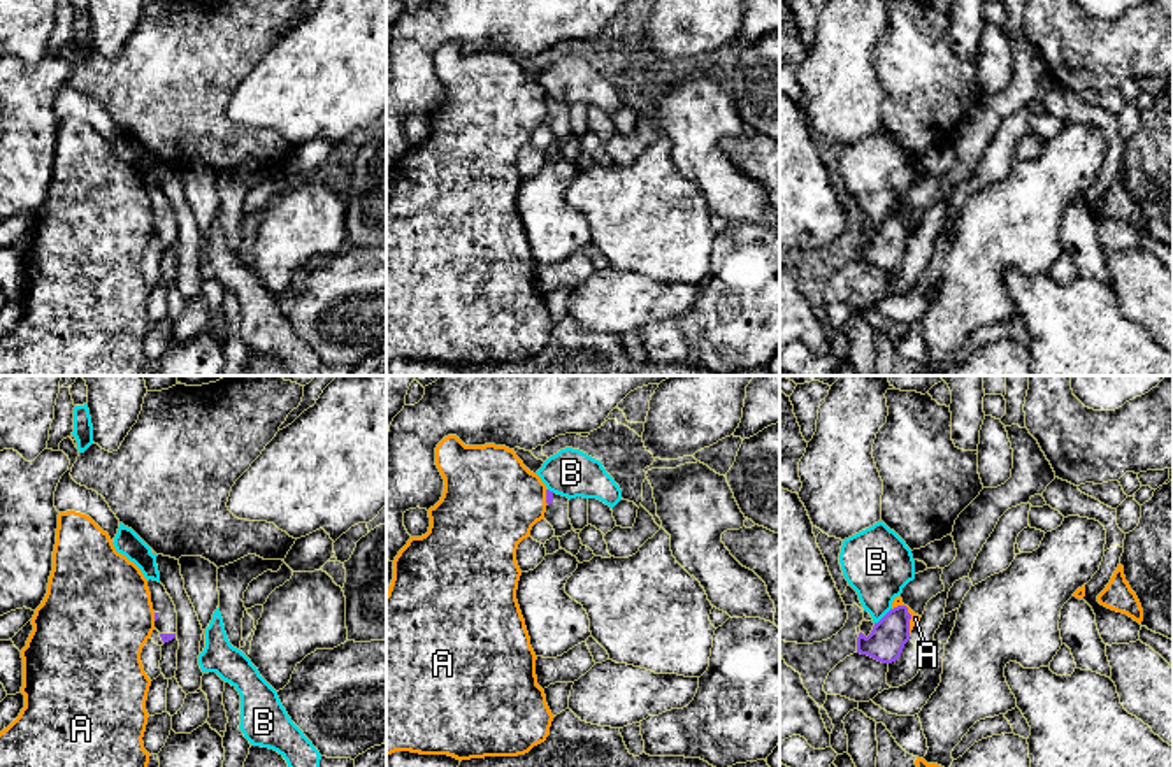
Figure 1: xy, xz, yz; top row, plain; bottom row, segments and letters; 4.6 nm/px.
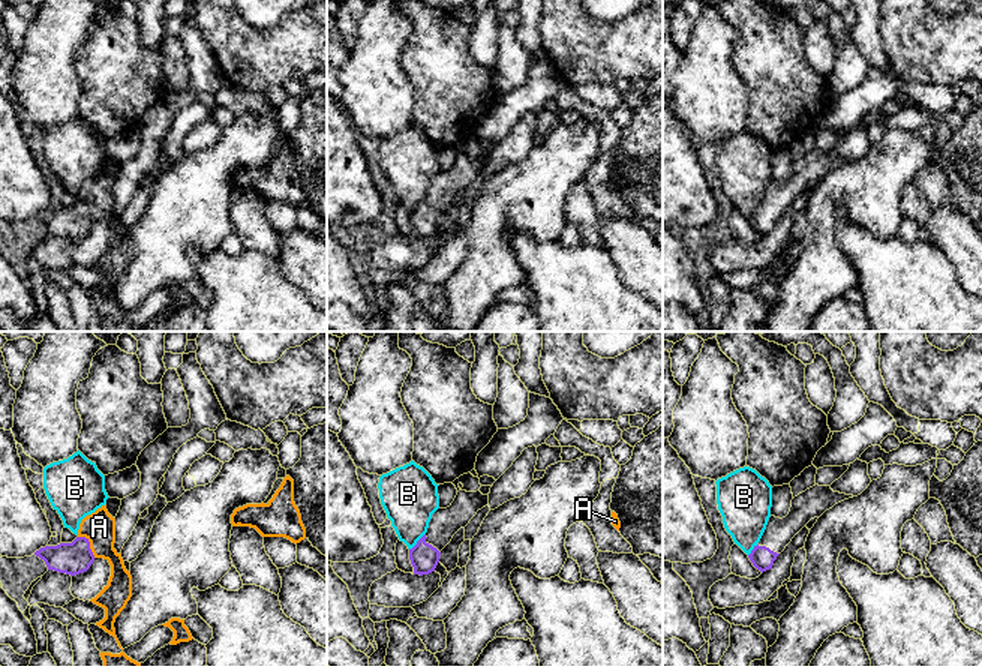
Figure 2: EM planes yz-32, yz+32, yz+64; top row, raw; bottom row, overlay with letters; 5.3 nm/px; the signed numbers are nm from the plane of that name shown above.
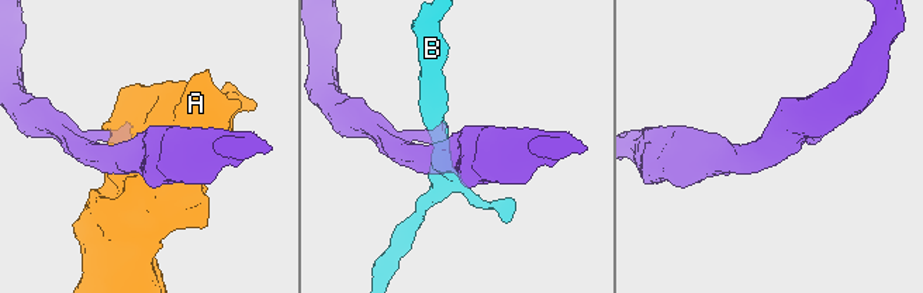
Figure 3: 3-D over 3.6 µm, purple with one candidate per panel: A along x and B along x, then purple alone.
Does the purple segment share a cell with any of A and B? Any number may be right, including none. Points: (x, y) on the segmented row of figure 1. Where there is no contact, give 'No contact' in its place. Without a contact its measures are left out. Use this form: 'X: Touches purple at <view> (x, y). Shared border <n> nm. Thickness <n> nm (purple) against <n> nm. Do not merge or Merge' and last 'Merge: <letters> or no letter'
A: Touches purple at yz (910, 615). Shared border 150 nm. Thickness 170 nm (purple) against 50 nm. Do not merge
B: Touches purple at yz (884, 616). Shared border 110 nm. Thickness 170 nm (purple) against 320 nm. Do not merge
Merge: no letter

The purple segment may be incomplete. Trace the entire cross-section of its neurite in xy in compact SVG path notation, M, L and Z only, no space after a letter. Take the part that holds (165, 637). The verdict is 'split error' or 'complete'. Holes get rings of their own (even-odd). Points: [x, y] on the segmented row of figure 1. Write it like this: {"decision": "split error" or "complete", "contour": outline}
{"decision": "split error", "contour": "M149 579L148 588L155 611L155 628L160 632L160 637L165 644L177 634L176 606L162 583Z"}

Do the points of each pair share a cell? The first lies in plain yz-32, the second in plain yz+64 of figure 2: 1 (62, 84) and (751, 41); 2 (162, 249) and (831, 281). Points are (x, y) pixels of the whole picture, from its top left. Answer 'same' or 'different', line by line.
1: different
2: same

